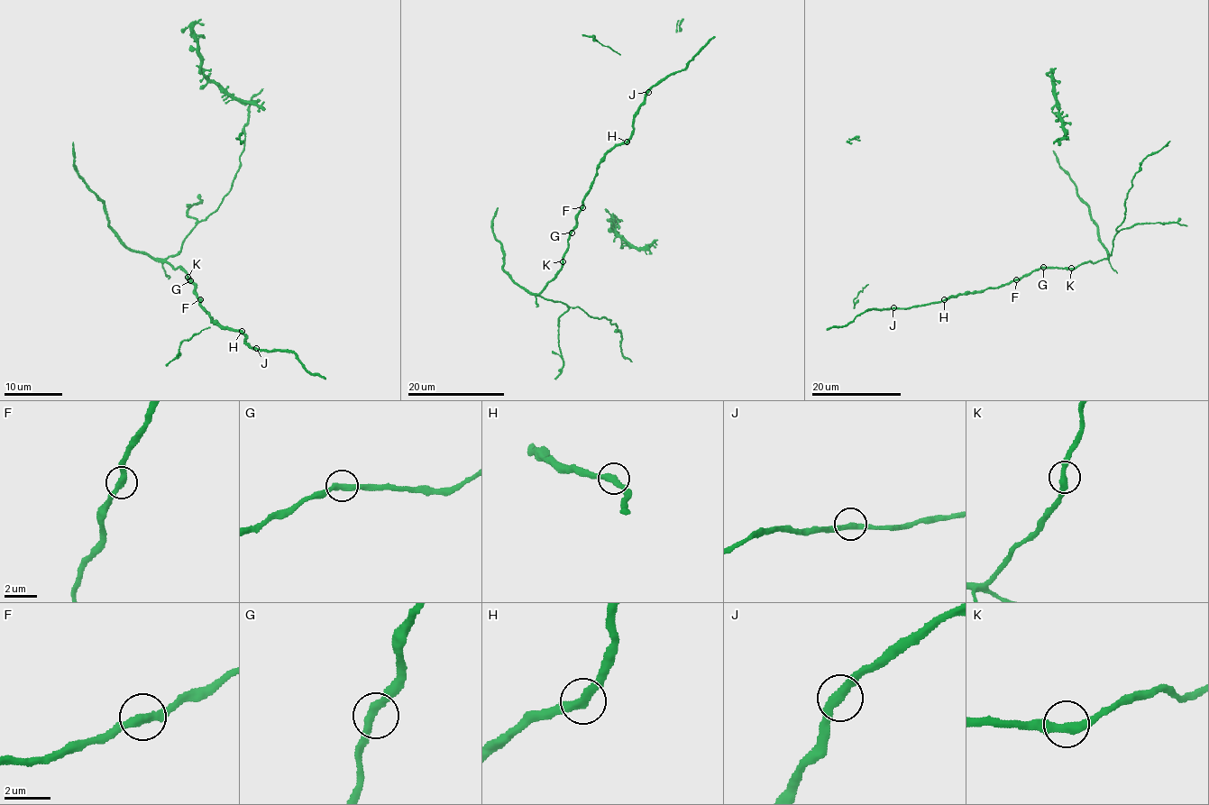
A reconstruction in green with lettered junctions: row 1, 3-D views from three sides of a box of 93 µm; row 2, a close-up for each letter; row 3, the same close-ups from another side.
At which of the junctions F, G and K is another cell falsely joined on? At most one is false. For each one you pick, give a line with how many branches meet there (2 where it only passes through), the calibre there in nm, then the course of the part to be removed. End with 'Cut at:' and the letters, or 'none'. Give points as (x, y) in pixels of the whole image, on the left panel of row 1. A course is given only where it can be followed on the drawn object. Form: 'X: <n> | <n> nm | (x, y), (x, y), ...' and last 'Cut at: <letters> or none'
Cut at: none

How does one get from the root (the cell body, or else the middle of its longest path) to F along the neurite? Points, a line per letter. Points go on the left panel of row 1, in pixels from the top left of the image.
F: (187, 281), (192, 282), (199, 298)

